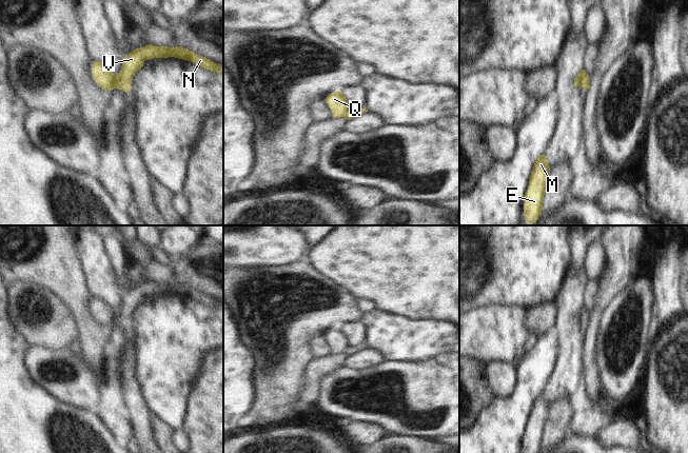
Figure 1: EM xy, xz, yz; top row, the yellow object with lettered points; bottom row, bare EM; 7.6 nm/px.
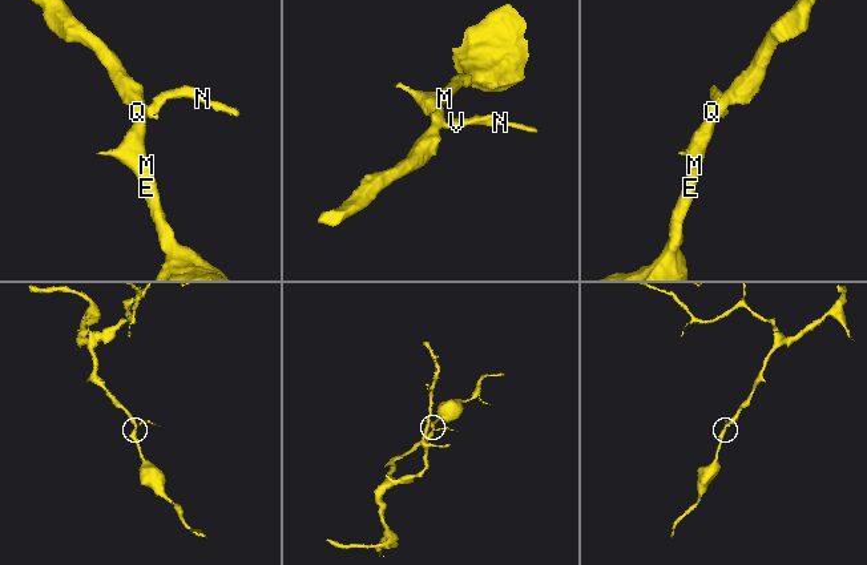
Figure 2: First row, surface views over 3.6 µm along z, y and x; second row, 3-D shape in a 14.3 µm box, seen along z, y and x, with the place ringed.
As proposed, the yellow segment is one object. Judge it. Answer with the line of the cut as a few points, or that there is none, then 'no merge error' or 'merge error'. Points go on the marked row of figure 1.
cut in xy along (115, 76), (112, 83), (104, 90); merge error

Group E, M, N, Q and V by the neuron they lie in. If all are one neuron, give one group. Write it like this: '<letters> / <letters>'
E M Q / N V

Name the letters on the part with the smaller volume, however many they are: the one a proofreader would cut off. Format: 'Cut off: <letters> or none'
Cut off: N, V

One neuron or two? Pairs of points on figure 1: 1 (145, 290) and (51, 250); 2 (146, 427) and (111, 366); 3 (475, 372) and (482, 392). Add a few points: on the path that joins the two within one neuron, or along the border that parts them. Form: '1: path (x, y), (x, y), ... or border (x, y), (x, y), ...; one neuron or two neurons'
1: path (115, 320), (98, 328), (70, 281); one neuron
2: border (121, 359), (122, 385), (119, 388); two neurons
3: path (475, 377), (476, 387); one neuron

